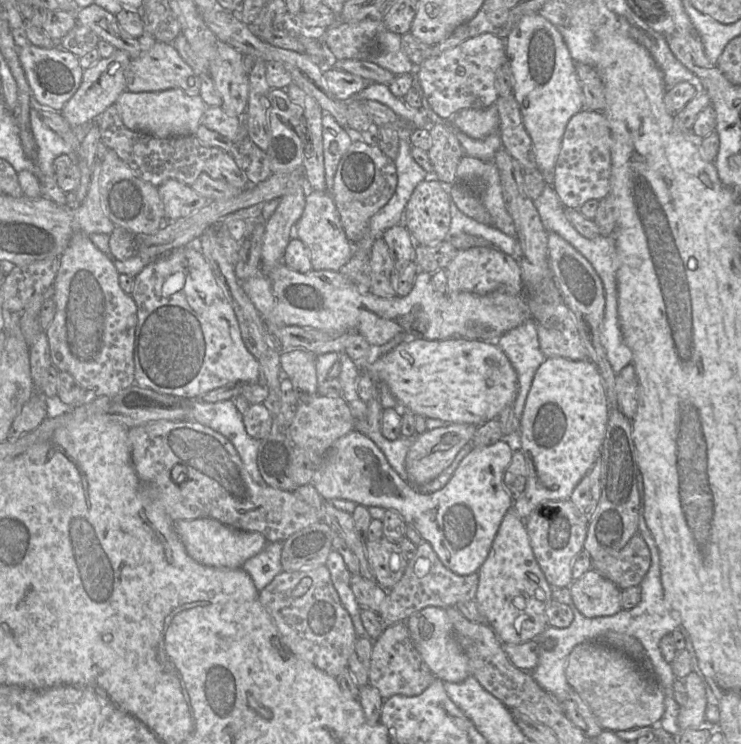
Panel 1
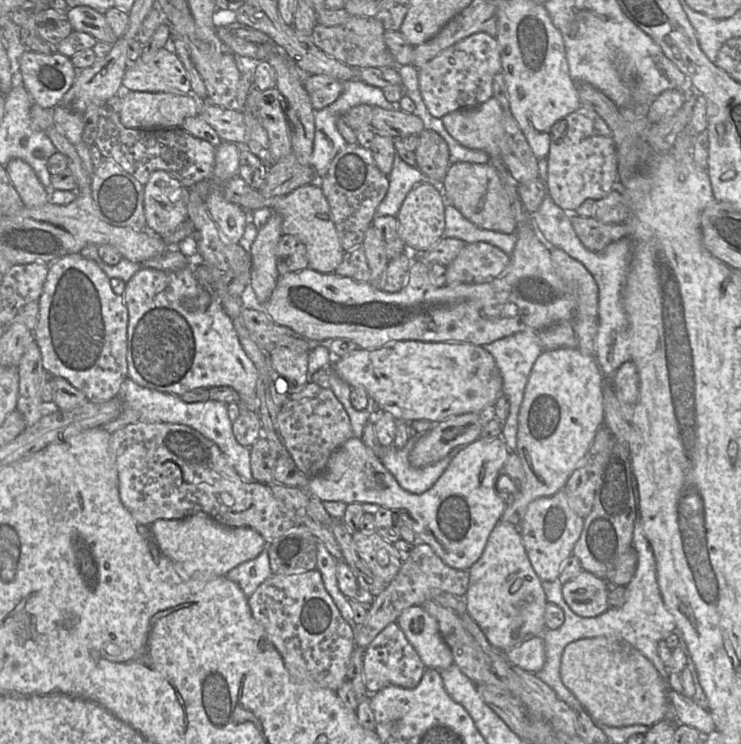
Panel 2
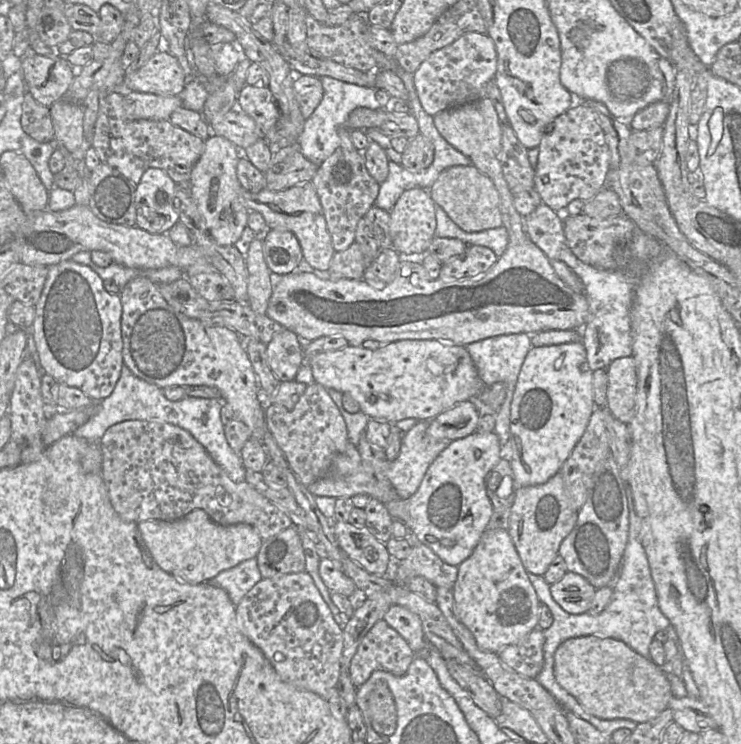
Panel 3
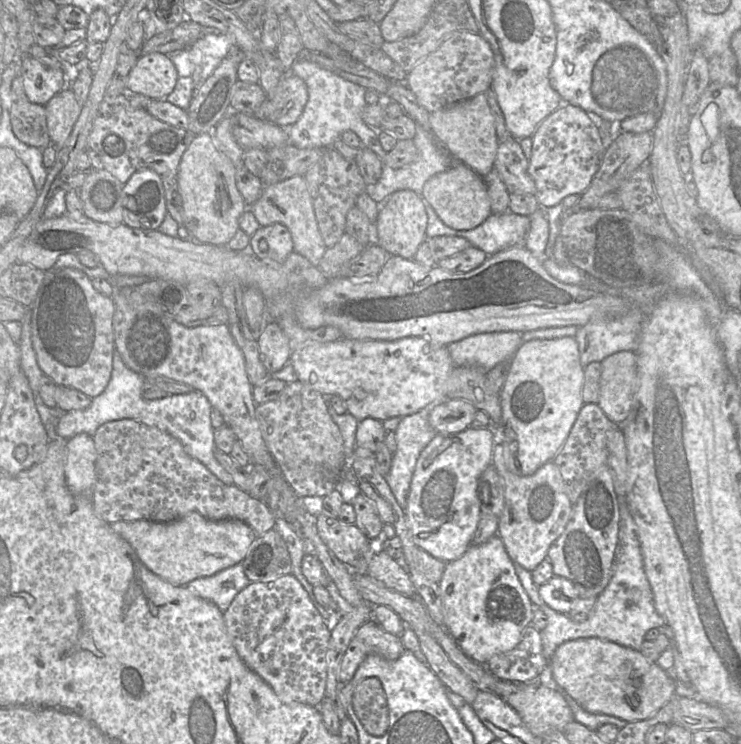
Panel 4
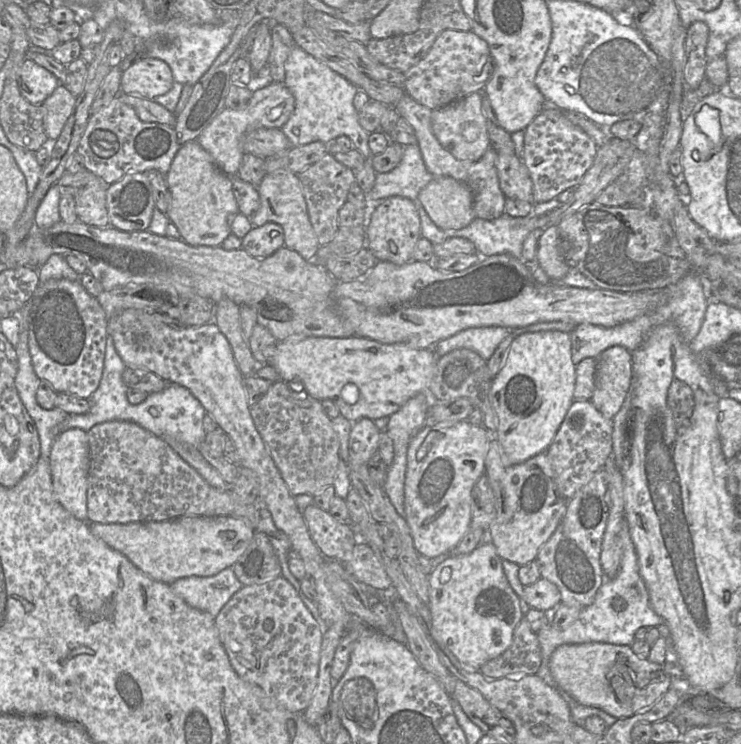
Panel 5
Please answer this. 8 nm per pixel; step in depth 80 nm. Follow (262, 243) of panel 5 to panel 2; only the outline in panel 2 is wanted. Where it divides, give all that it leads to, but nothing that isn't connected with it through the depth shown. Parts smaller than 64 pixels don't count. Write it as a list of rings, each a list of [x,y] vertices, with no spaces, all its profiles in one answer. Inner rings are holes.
[[[283,234],[276,247],[276,266],[279,275],[309,267],[305,245],[295,236]]]

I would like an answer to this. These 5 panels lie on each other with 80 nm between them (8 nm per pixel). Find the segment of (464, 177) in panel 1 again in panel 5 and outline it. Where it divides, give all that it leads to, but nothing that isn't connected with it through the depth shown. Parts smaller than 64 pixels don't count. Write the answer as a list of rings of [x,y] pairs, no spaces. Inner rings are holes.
[[[434,177],[418,199],[433,223],[442,230],[461,229],[475,219],[471,189],[454,178]]]

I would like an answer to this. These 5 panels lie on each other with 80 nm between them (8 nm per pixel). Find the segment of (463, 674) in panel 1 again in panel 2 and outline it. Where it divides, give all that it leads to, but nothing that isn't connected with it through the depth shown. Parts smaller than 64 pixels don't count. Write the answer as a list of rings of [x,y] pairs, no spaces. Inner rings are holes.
[[[422,606],[405,609],[396,623],[426,668],[440,671],[454,664],[452,652],[440,634],[438,622]]]

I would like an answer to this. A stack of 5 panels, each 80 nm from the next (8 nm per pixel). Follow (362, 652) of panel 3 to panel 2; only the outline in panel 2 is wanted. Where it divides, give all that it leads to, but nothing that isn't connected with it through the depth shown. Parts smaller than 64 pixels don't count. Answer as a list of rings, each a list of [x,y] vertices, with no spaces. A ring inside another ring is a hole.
[[[396,622],[387,625],[365,648],[363,670],[368,695],[387,686],[414,688],[421,681],[426,666]]]

